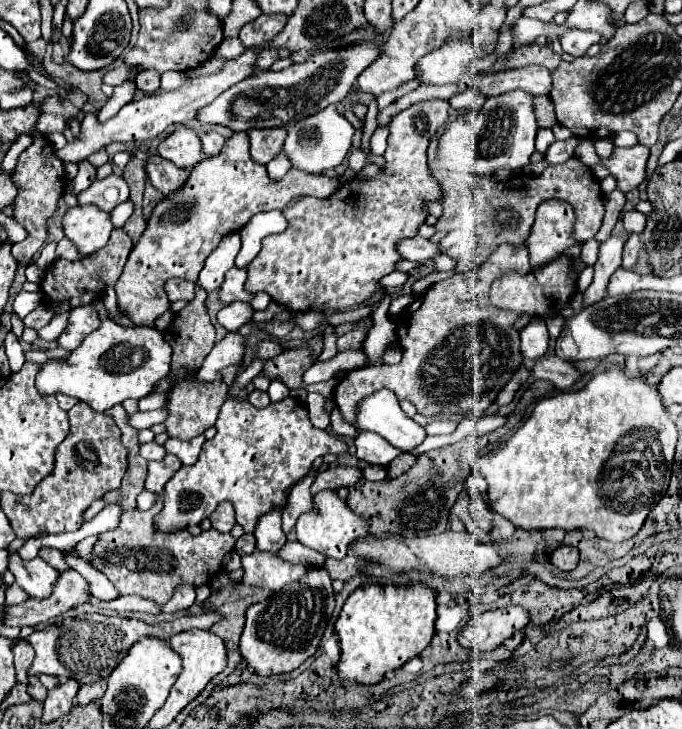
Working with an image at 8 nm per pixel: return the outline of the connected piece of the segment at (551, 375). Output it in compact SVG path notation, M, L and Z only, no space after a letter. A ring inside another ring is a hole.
M550 355L548 359L546 357L538 359L534 369L532 369L532 375L536 379L548 379L548 381L552 381L558 391L570 389L572 385L576 385L582 379L582 373L572 363L562 361L556 355Z

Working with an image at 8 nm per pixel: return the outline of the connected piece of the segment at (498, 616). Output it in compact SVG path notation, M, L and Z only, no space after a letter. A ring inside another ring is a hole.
M518 605L486 611L470 617L458 633L458 643L472 653L486 653L498 649L514 631L524 629L528 623L528 611Z

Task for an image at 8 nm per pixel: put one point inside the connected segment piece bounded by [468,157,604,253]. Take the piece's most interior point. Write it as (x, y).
(509, 208)

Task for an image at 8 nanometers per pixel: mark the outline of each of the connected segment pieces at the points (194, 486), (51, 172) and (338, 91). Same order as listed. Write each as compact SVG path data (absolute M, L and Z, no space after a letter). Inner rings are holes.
M230 397L224 401L214 427L216 435L210 441L204 441L198 461L192 467L182 467L166 485L164 509L154 517L156 531L168 533L186 529L188 525L200 525L202 519L214 513L216 505L230 501L236 511L236 523L244 529L244 533L252 533L262 515L270 513L272 509L284 509L288 505L288 489L310 473L312 461L316 457L346 449L346 445L336 435L314 429L308 419L306 405L290 397L278 403L270 403L264 409L256 409L250 405L250 401L236 401Z
M36 133L34 137L34 143L20 155L14 173L16 183L20 185L20 193L14 203L14 219L18 219L20 225L28 231L28 237L22 243L14 243L12 255L22 265L28 265L32 255L46 243L46 221L56 211L56 205L66 189L64 163L52 155L52 145L42 135Z
M364 43L348 49L332 49L326 53L314 53L306 63L294 63L282 71L258 71L252 77L236 83L222 95L218 95L210 105L204 105L196 111L200 123L226 125L234 133L252 131L252 129L272 129L286 127L290 129L300 119L314 115L316 111L326 109L328 105L340 103L352 89L356 77L380 55L382 45Z

